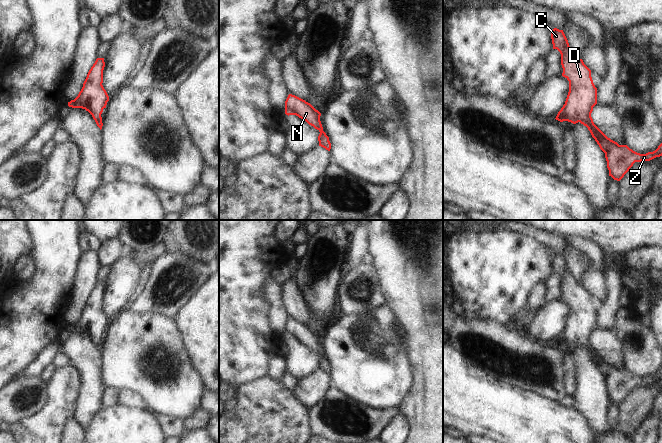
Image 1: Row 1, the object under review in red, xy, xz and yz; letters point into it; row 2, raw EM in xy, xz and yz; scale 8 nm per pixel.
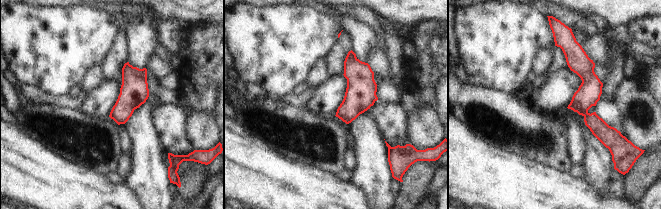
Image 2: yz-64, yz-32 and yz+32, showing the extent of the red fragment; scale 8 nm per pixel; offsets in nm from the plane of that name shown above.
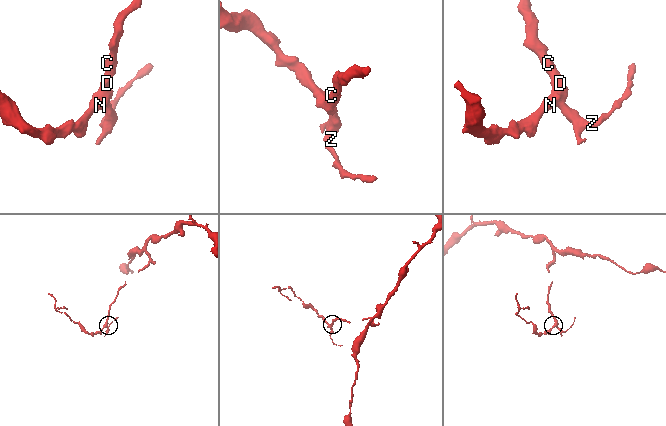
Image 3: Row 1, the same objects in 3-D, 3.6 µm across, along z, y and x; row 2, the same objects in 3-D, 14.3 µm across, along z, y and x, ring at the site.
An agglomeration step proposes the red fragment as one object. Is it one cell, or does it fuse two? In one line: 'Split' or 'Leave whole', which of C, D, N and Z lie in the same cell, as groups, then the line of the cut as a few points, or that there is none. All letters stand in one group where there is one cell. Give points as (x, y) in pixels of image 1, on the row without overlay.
Leave whole. Groups: C D N Z. No split.

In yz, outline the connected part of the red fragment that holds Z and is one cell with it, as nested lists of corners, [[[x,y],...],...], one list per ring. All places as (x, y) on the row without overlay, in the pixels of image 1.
[[[554,252],[551,255],[551,263],[553,273],[557,273],[561,278],[562,300],[569,305],[565,328],[555,343],[573,348],[580,346],[588,352],[605,377],[609,400],[620,405],[635,386],[650,385],[662,380],[662,367],[655,375],[640,378],[627,369],[619,369],[611,364],[594,348],[591,337],[597,328],[597,312],[593,307],[591,294],[570,272],[563,254]]]

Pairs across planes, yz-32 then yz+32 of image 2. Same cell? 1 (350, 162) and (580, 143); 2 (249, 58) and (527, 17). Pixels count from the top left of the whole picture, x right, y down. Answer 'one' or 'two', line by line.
1: one
2: one

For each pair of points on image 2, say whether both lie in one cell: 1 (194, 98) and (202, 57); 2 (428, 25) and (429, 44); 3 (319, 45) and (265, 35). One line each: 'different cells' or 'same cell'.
1: same cell
2: different cells
3: same cell

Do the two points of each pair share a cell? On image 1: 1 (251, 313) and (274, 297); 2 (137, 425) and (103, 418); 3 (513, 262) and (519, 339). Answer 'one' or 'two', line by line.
1: two
2: one
3: two

